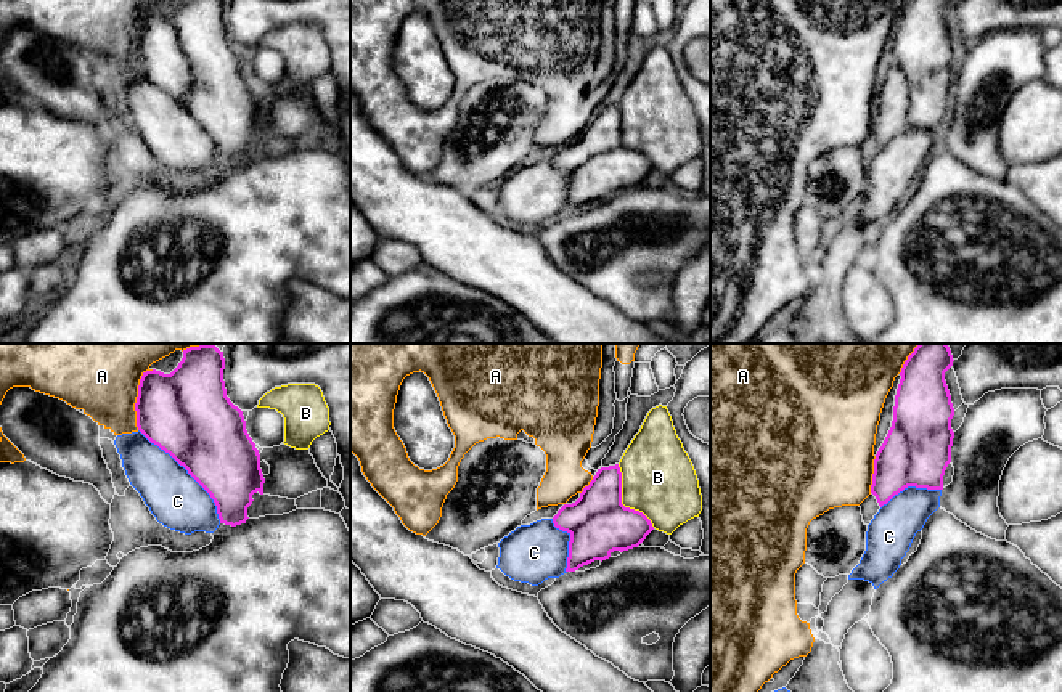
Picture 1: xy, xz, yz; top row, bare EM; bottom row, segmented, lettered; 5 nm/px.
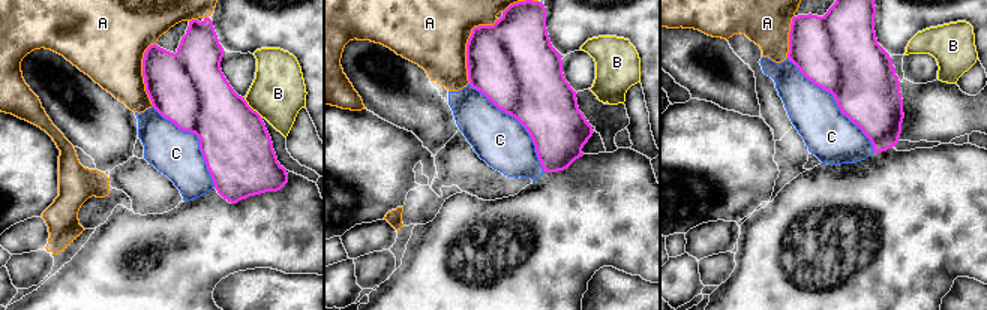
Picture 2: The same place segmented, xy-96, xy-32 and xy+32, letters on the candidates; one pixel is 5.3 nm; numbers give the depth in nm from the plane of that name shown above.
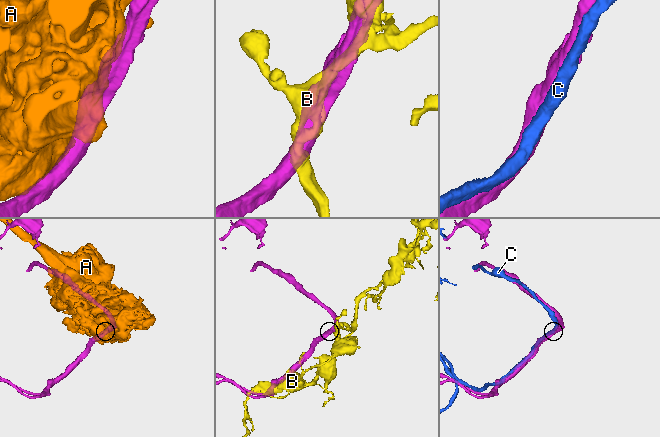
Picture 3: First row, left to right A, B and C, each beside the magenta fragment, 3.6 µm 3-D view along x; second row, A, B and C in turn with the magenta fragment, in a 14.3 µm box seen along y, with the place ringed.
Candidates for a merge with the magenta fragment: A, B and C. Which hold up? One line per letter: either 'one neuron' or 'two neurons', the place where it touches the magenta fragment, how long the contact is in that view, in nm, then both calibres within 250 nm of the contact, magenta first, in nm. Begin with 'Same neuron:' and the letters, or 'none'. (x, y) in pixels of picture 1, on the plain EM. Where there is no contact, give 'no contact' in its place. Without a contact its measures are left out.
Same neuron: C
A: two neurons | xy (137, 37) | 320 nm | 420/300 nm
B: two neurons | xz (620, 142) | 380 nm | 300/360 nm
C: one neuron | xy (188, 113) | 650 nm | 400/280 nm

